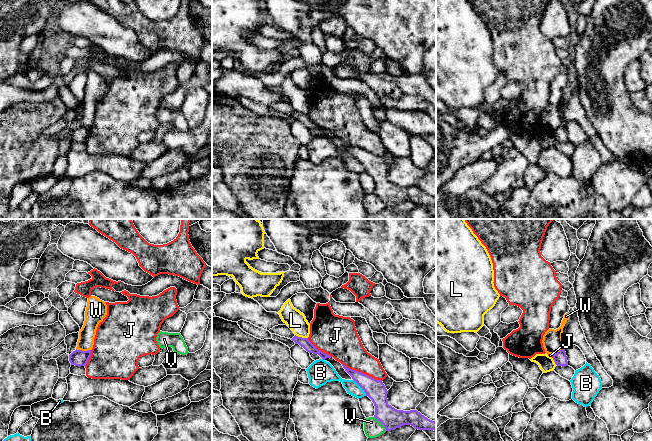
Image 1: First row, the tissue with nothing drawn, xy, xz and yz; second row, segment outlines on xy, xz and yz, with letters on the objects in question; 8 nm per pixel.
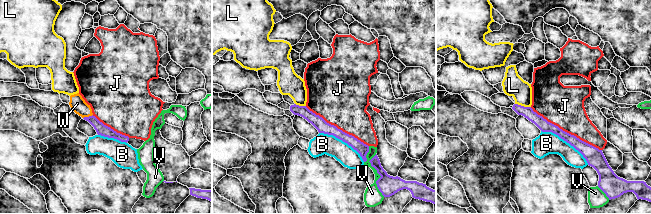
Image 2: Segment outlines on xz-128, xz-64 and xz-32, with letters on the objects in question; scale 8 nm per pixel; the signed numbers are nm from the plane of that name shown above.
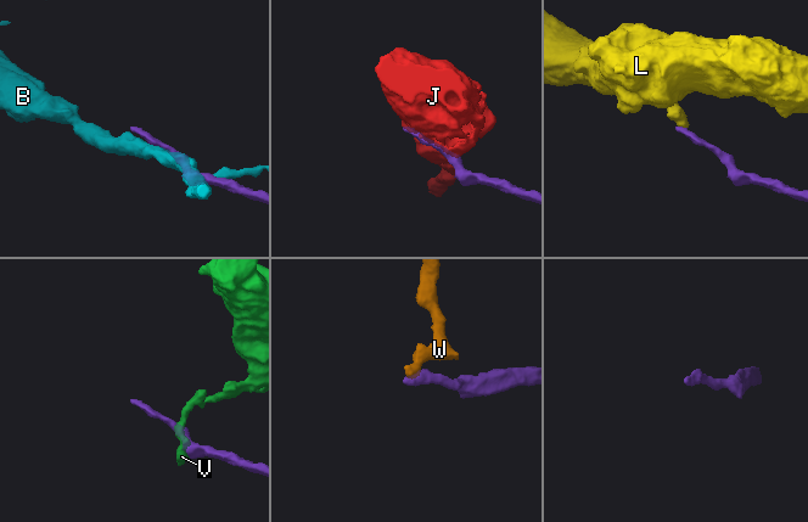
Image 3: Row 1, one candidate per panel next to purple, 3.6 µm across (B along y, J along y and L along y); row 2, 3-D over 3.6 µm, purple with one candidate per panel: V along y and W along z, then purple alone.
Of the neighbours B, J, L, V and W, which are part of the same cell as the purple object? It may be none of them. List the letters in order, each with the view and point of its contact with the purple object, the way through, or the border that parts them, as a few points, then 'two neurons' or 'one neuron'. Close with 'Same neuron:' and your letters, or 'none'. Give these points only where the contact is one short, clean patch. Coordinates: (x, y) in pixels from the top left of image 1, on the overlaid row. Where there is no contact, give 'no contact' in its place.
B: xz (360, 386) | two neurons
J: xz (362, 373) | two neurons
L: xz (301, 337) | along xz (295, 334), (307, 338) | two neurons
V: xz (381, 423) | two neurons
W: xy (83, 351) | along xy (76, 348), (90, 350) | two neurons
Same neuron: none

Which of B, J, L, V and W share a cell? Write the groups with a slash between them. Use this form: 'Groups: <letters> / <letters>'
Groups: B / J / L / V / W

